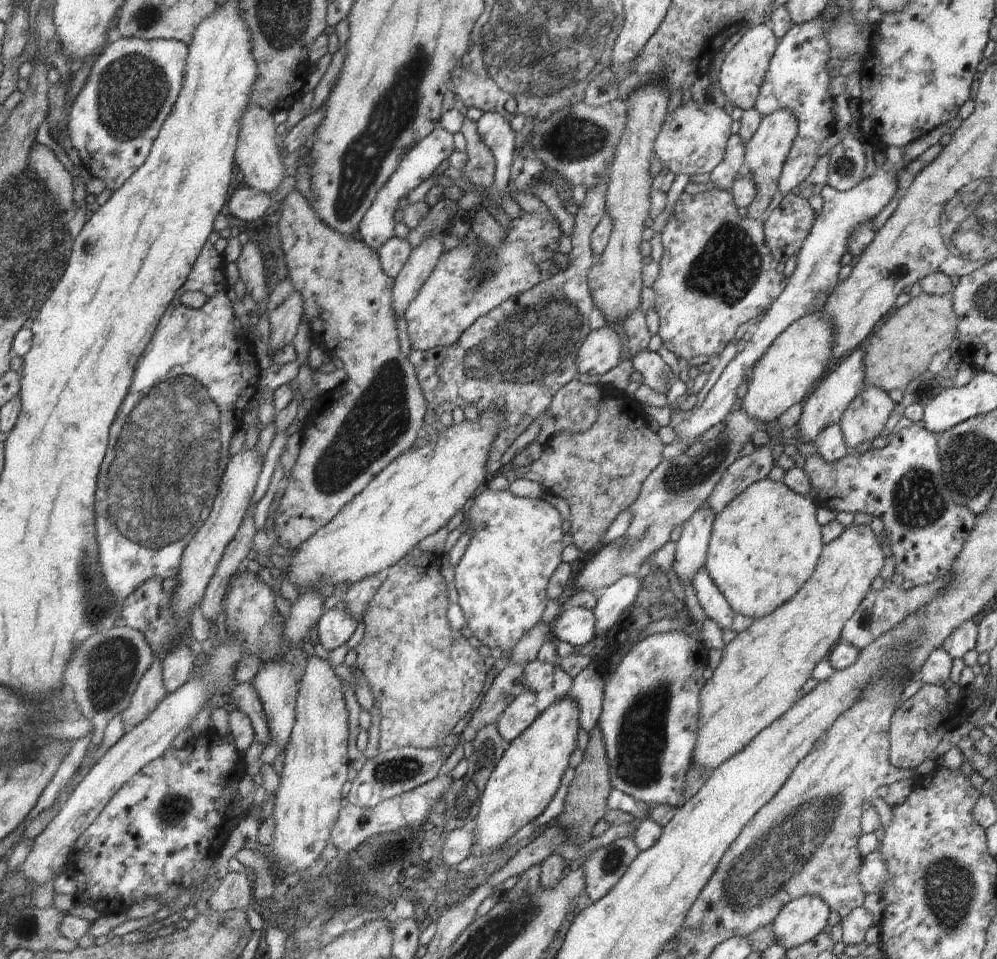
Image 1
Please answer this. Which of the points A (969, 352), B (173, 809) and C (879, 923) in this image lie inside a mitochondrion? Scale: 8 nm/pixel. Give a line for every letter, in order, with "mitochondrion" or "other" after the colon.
A: other
B: mitochondrion
C: other

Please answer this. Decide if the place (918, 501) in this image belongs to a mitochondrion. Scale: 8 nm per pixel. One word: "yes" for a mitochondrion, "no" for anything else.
yes

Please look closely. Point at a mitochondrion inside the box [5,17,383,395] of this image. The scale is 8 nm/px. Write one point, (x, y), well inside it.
(132, 91)

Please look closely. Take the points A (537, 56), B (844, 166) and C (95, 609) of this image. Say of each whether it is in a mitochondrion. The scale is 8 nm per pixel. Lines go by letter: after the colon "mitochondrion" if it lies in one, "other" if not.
A: mitochondrion
B: mitochondrion
C: mitochondrion

